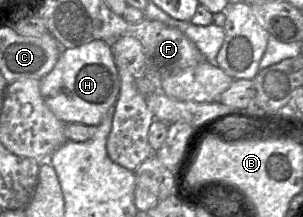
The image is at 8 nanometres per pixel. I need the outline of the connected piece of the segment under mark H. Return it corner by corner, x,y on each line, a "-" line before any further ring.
91,41
70,49
63,49
53,69
40,79
40,93
51,112
63,123
98,126
108,110
115,105
120,92
120,76
109,44

